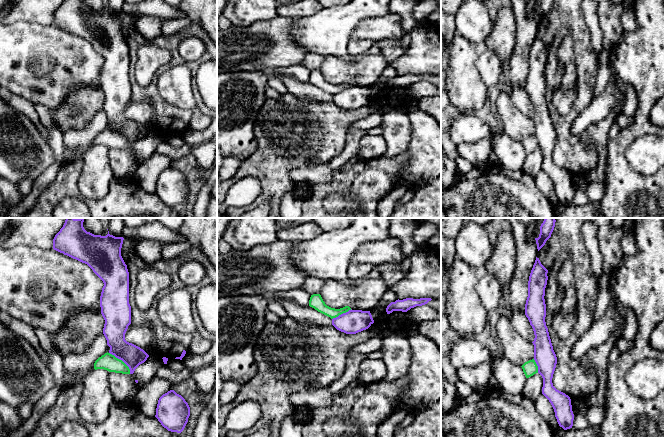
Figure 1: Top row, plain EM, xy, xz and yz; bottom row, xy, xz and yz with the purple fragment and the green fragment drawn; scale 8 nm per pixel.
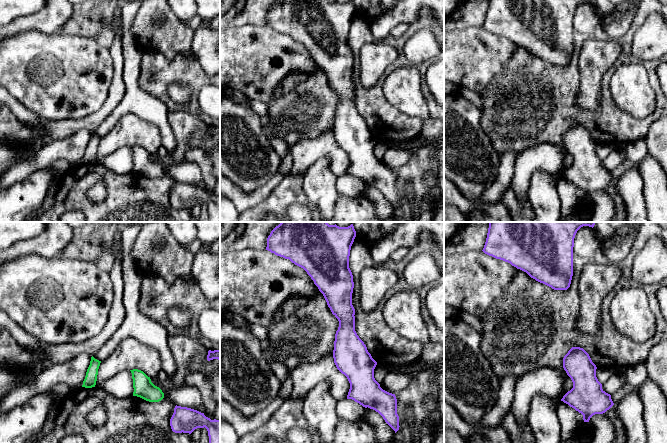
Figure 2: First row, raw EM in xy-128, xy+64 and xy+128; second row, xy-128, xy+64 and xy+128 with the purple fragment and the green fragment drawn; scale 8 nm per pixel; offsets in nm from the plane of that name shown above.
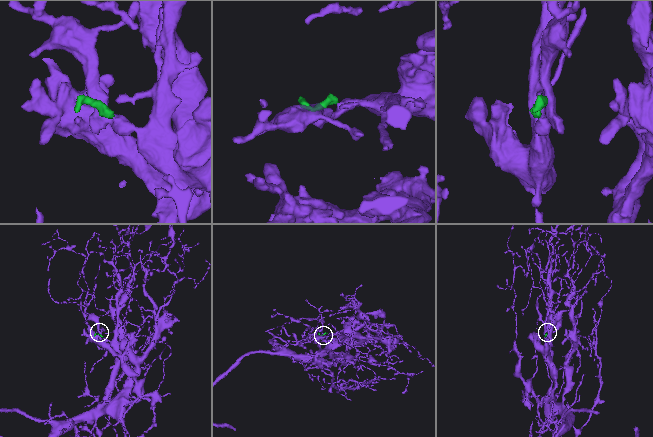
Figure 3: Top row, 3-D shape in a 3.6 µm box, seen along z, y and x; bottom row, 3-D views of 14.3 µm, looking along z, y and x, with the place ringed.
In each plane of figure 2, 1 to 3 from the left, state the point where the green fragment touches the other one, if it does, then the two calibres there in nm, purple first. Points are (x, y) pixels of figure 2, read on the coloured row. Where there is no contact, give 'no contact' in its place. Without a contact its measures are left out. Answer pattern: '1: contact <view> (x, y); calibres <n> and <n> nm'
1: no contact
2: no contact
3: no contact

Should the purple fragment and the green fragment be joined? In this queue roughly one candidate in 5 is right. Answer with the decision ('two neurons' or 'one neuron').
one neuron

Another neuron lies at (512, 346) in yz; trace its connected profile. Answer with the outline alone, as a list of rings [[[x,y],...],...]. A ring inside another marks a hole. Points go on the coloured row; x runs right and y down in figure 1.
[[[502,315],[496,325],[494,335],[502,357],[514,365],[522,366],[534,359],[534,345],[525,340],[511,326],[510,319]]]

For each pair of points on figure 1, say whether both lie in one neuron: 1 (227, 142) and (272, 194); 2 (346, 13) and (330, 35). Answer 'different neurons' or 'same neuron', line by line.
1: different neurons
2: same neuron

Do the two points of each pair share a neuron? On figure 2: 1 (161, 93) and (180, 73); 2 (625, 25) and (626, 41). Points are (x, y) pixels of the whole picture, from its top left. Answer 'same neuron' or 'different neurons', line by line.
1: same neuron
2: different neurons

